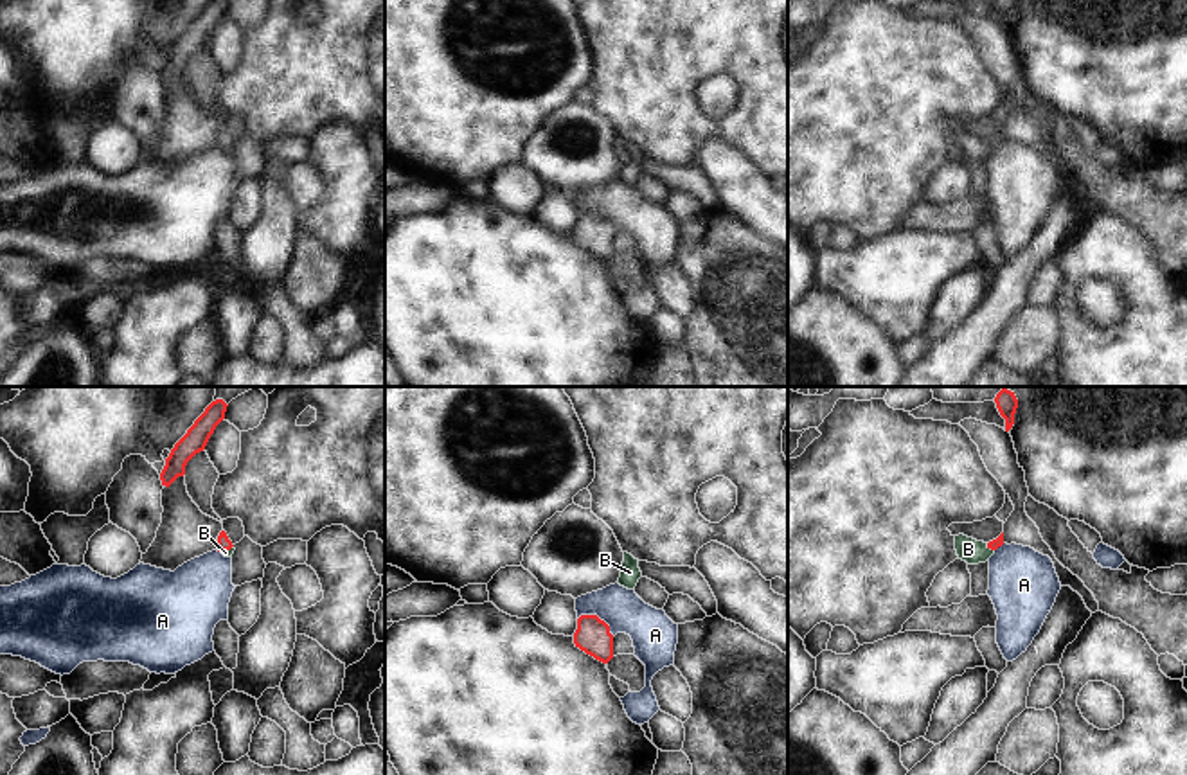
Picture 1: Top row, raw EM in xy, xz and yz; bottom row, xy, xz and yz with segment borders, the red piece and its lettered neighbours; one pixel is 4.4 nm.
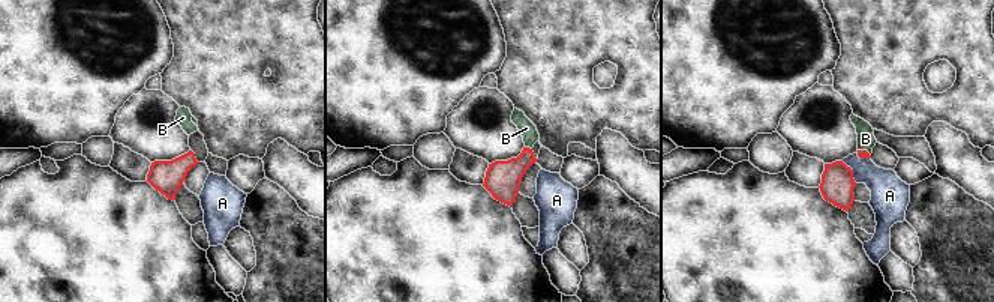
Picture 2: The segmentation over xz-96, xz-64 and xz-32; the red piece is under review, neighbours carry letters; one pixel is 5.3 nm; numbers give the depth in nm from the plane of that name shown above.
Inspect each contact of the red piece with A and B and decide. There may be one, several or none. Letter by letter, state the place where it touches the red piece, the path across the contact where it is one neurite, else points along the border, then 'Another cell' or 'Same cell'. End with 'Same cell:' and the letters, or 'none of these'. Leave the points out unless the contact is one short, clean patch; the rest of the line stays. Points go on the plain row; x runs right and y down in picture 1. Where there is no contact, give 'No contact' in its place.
A: Touches red at xz (596, 213). Boundary: xz (578, 214), (597, 213), (614, 232). Another cell
B: Touches red at xy (227, 146). Path across: xy (223, 141), (227, 146), (225, 150). Same cell
Same cell: B

